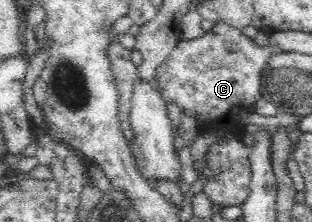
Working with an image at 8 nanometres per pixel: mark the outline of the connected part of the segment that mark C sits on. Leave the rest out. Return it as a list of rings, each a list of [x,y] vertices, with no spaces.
[[[220,20],[214,22],[211,29],[202,36],[193,39],[181,39],[178,47],[170,53],[168,59],[155,69],[154,84],[166,103],[176,103],[184,116],[194,117],[199,132],[206,132],[216,137],[214,147],[208,147],[206,160],[208,168],[216,170],[218,175],[204,185],[204,192],[211,202],[216,205],[240,205],[246,199],[251,184],[250,147],[242,142],[245,135],[244,124],[240,119],[246,114],[254,112],[256,102],[260,99],[260,77],[267,65],[268,57],[278,52],[275,47],[257,46],[248,36],[242,34],[241,29],[232,27]]]

